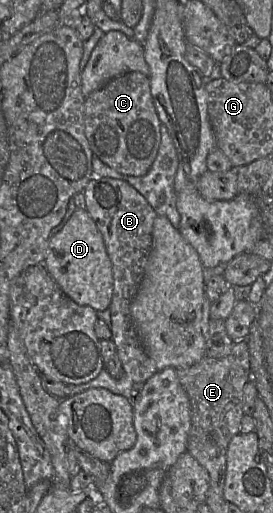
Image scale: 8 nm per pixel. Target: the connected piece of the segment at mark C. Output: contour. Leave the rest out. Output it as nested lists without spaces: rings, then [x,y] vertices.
[[[128,72],[91,93],[84,101],[84,124],[93,156],[123,175],[139,177],[148,172],[161,141],[161,121],[147,76]]]

